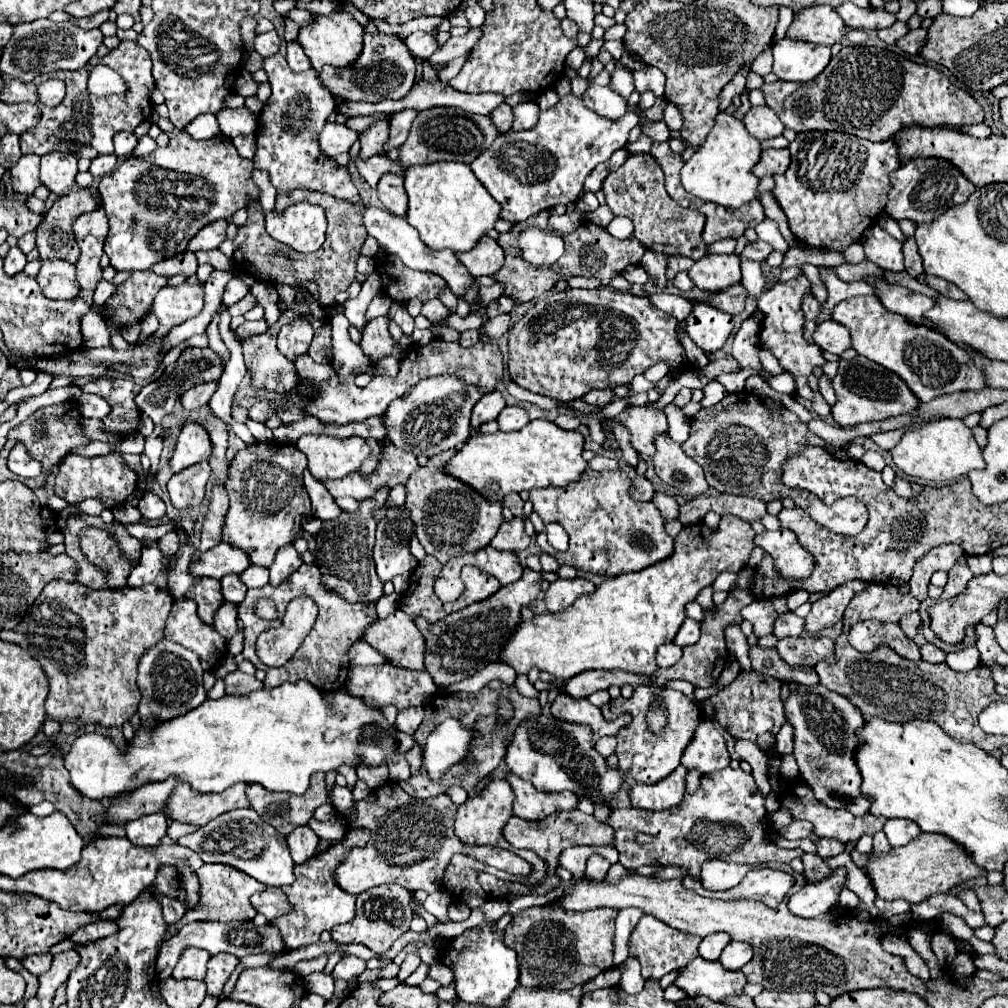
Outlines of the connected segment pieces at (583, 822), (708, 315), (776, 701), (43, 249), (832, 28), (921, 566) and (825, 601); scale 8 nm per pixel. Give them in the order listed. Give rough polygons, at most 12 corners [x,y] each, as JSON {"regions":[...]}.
{"regions":[[[580,810],[536,822],[512,816],[502,836],[548,866],[572,844],[612,846],[608,824]],[[694,304],[686,332],[704,352],[722,348],[734,316]],[[740,672],[712,696],[716,722],[762,750],[786,722],[782,682]],[[96,190],[60,196],[36,228],[40,260],[76,264],[72,222],[99,207]],[[830,6],[794,12],[790,40],[832,46],[846,26]],[[956,544],[932,548],[914,564],[910,594],[924,600],[930,576],[950,570],[964,550]],[[854,580],[816,600],[804,618],[814,634],[840,622],[848,602],[866,582]]]}

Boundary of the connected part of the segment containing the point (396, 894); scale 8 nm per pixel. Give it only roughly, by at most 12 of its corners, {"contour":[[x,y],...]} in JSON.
{"contour":[[382,884],[358,894],[338,944],[384,954],[412,922],[410,892]]}

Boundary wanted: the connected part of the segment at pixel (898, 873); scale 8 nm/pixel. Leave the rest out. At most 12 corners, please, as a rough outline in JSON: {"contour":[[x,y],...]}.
{"contour":[[940,834],[870,854],[882,900],[922,902],[986,874]]}

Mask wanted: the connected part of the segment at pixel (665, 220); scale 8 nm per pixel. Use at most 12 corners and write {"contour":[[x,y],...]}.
{"contour":[[650,154],[604,180],[652,252],[700,260],[704,214],[678,206]]}

